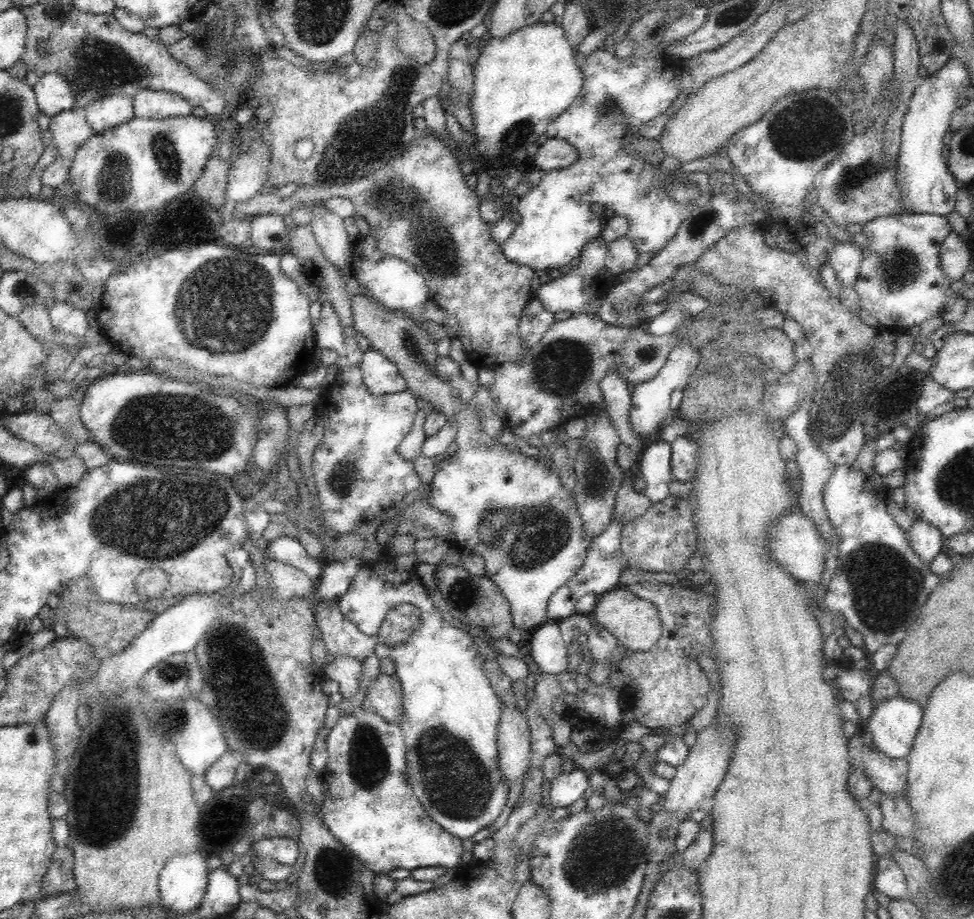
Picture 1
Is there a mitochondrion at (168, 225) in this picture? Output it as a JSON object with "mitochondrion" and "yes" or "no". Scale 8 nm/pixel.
{"mitochondrion":"no"}

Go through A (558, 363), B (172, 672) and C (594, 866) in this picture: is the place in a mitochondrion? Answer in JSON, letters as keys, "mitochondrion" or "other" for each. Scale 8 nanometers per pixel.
{"A":"mitochondrion","B":"mitochondrion","C":"mitochondrion"}

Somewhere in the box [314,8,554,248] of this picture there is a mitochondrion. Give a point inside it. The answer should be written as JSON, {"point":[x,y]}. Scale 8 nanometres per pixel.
{"point":[349,151]}

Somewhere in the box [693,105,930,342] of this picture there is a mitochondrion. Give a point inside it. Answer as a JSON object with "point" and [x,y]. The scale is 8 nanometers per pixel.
{"point":[900,267]}

